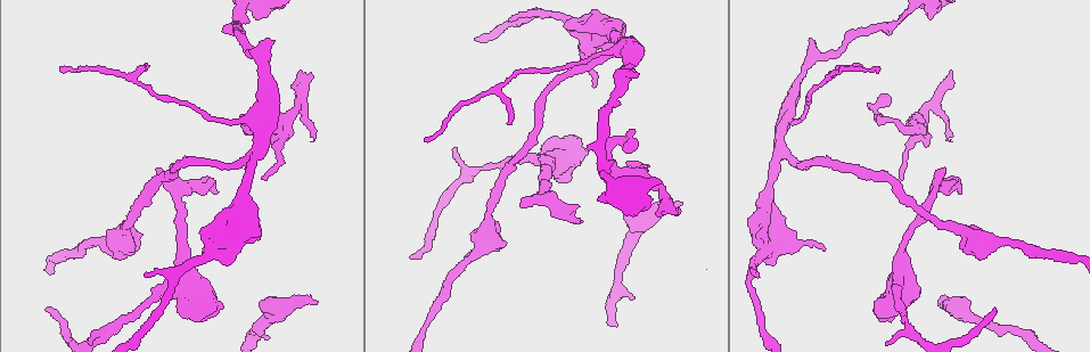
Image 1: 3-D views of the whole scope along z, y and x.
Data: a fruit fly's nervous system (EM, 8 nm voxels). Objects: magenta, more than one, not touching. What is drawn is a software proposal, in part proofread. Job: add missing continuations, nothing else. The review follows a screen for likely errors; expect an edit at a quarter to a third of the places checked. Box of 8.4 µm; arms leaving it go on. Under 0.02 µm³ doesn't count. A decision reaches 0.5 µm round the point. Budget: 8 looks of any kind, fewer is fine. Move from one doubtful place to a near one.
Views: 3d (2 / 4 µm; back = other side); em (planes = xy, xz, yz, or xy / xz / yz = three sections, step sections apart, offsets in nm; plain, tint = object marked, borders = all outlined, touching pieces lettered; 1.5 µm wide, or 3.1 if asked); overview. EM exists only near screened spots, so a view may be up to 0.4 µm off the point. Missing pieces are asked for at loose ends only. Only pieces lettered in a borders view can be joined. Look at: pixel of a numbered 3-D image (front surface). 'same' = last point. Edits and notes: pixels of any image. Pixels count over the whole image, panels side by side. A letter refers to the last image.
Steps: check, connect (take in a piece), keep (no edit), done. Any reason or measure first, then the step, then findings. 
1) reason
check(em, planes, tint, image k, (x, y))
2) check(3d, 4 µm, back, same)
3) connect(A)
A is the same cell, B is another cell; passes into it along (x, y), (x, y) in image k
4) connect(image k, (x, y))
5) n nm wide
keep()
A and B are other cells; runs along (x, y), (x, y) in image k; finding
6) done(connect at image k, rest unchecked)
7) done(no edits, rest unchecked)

free end
check(3d, 4 µm, back, image 1, (315, 301))

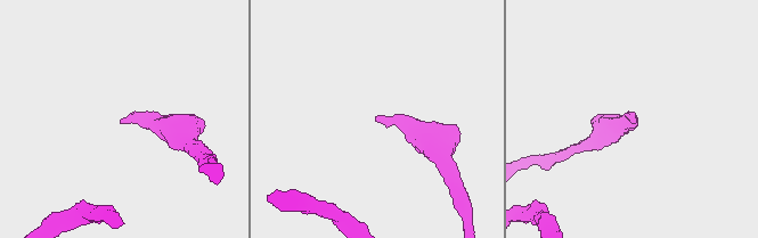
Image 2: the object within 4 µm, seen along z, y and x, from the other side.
check(em, planes, plain, image 2, (636, 122))

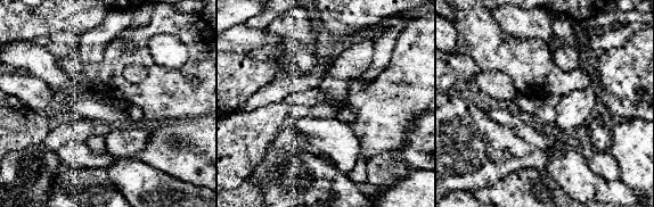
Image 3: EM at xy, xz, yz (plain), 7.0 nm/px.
see the neighbours
check(em, planes, borders, same)

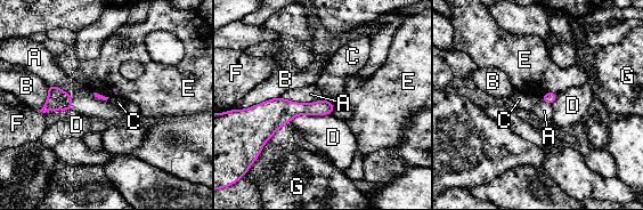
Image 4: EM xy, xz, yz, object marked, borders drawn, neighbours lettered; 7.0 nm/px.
keep()
A, B, C, D, E, F and G are other cells; none of them fits

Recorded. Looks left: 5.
an open end
check(em, xy, step 8, tint, image 1, (810, 42))

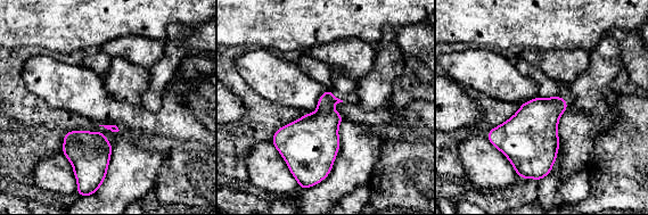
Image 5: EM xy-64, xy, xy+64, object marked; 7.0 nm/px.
check(em, planes, borders, same)

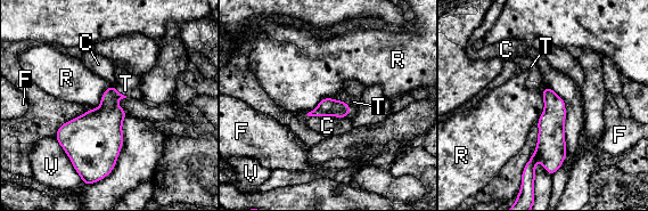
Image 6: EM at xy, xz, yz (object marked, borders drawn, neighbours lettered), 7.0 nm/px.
120 nm wide
connect(T)
T is the same cell, C, F, R and V are other cells; passes into it along (104, 124), (119, 92), (125, 83) in image 6; the neuron continues

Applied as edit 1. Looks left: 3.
branch stops here
check(em, planes, tint, image 1, (146, 274))

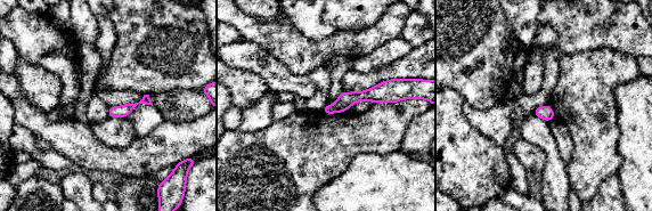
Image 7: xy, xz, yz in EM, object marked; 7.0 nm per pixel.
what lies round it
check(em, planes, borders, same)

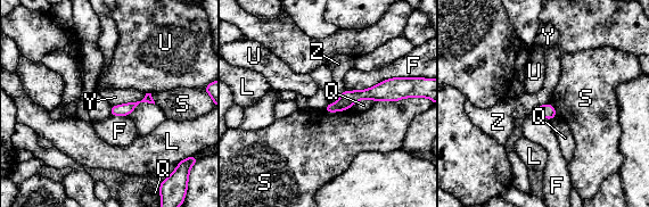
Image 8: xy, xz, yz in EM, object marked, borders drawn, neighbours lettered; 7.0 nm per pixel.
keep()
F, L, Q, S, U, Y and Z are other cells; runs along (395, 98), (358, 94), (328, 109) in image 8; no lettered piece goes on from it

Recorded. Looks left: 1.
done(connect at image 6, rest unchecked)

